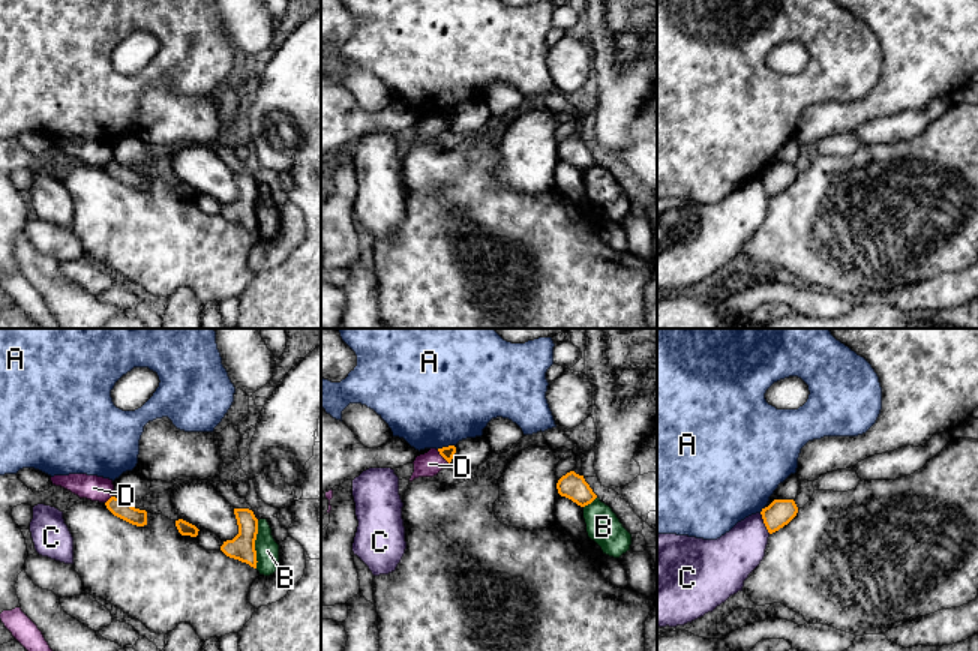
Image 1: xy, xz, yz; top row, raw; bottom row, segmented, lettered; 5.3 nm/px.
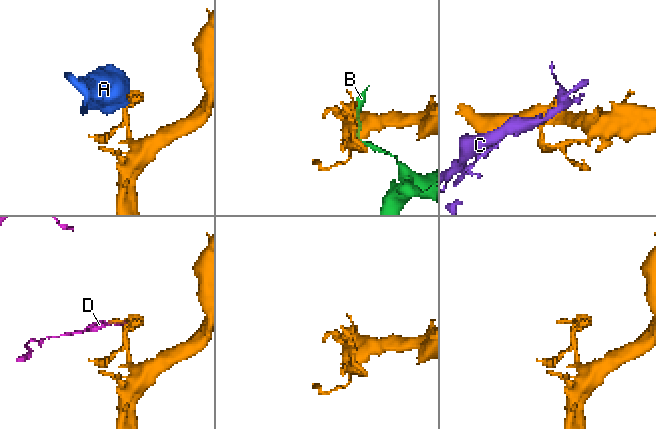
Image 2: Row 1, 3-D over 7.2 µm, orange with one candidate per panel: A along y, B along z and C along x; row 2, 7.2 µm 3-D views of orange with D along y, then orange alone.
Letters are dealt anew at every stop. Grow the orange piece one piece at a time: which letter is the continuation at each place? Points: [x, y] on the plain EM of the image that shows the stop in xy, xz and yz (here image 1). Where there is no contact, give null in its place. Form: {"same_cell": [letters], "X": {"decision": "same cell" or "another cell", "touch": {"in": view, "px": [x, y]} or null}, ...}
{"same_cell": [], "A": {"decision": "another cell", "touch": {"in": "xz", "px": [444, 111]}}, "B": {"decision": "another cell", "touch": {"in": "xy", "px": [254, 209]}}, "C": {"decision": "another cell", "touch": {"in": "yz", "px": [764, 186]}}, "D": {"decision": "another cell", "touch": {"in": "xz", "px": [443, 120]}}}

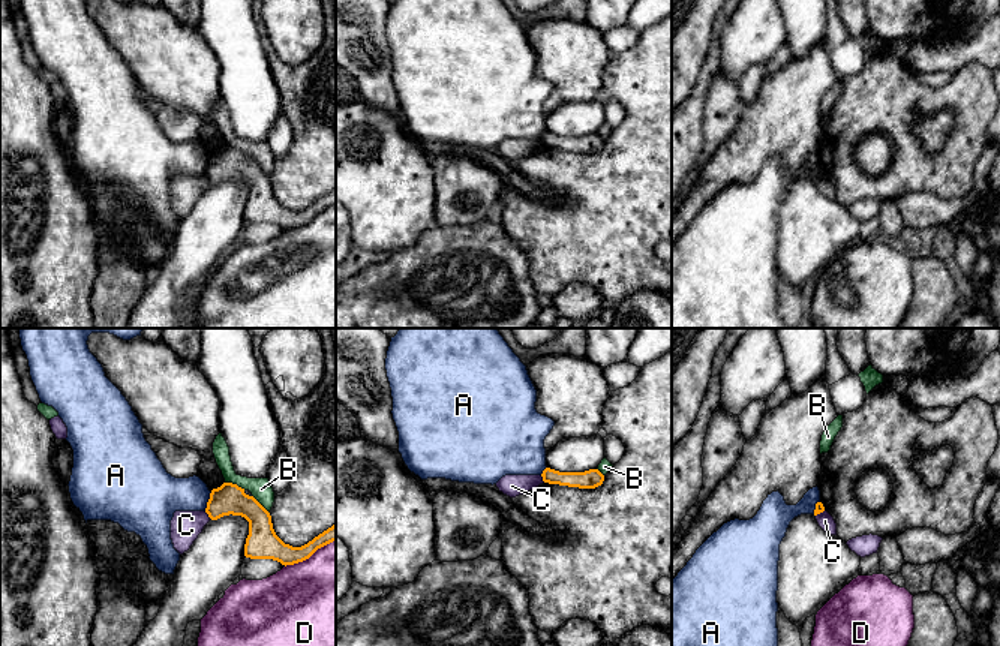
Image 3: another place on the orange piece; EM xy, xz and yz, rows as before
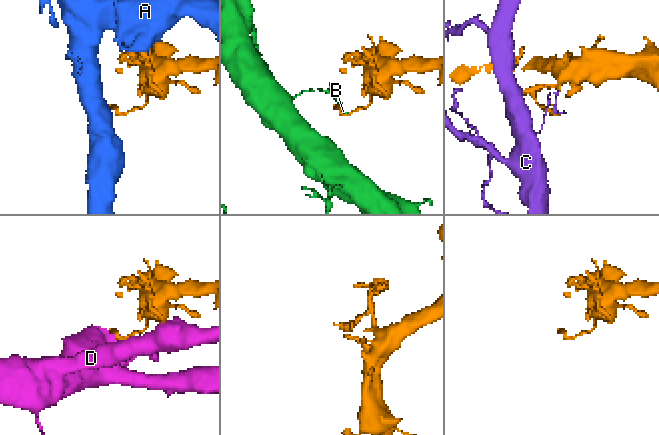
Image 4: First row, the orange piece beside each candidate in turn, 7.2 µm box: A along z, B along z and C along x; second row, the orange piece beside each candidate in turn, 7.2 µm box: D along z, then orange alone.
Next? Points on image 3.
{"same_cell": [], "A": {"decision": "another cell", "touch": {"in": "xy", "px": [209, 165]}}, "B": {"decision": "another cell", "touch": {"in": "xy", "px": [236, 149]}}, "C": {"decision": "another cell", "touch": {"in": "xy", "px": [207, 177]}}, "D": {"decision": "another cell", "touch": {"in": "xy", "px": [309, 221]}}}

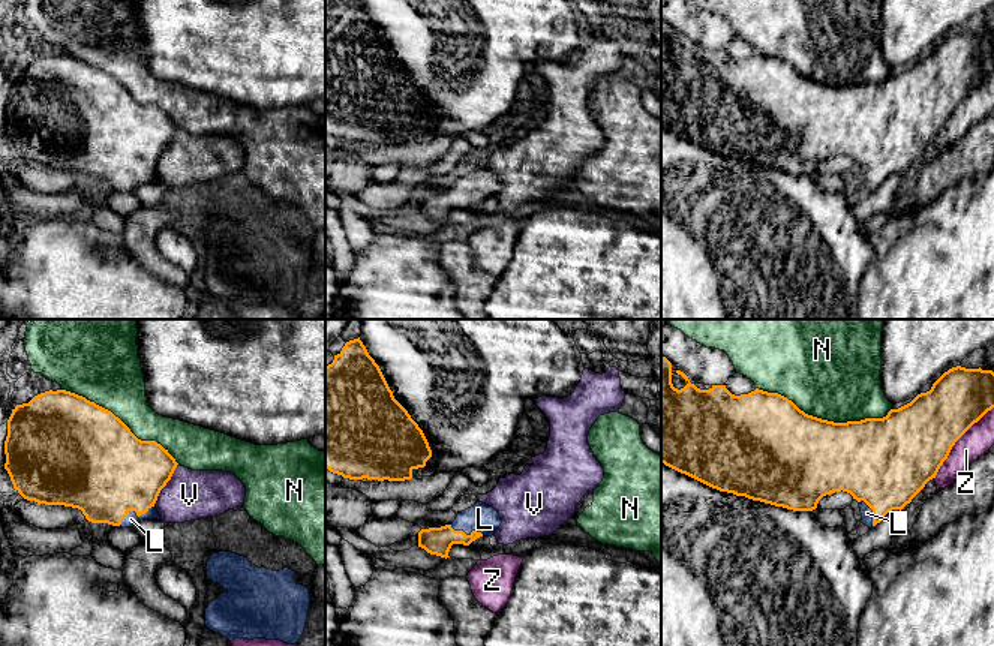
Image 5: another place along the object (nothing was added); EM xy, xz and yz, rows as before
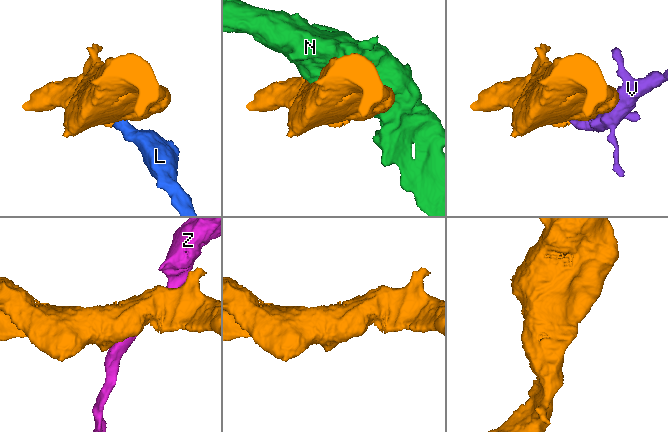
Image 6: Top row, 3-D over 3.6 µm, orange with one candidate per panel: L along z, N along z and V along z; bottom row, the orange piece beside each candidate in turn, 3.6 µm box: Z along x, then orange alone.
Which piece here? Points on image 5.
{"same_cell": ["L"], "L": {"decision": "same cell", "touch": {"in": "xy", "px": [134, 174]}}, "N": {"decision": "another cell", "touch": {"in": "yz", "px": [823, 84]}}, "V": {"decision": "another cell", "touch": {"in": "xy", "px": [165, 149]}}, "Z": {"decision": "another cell", "touch": {"in": "yz", "px": [955, 105]}}}

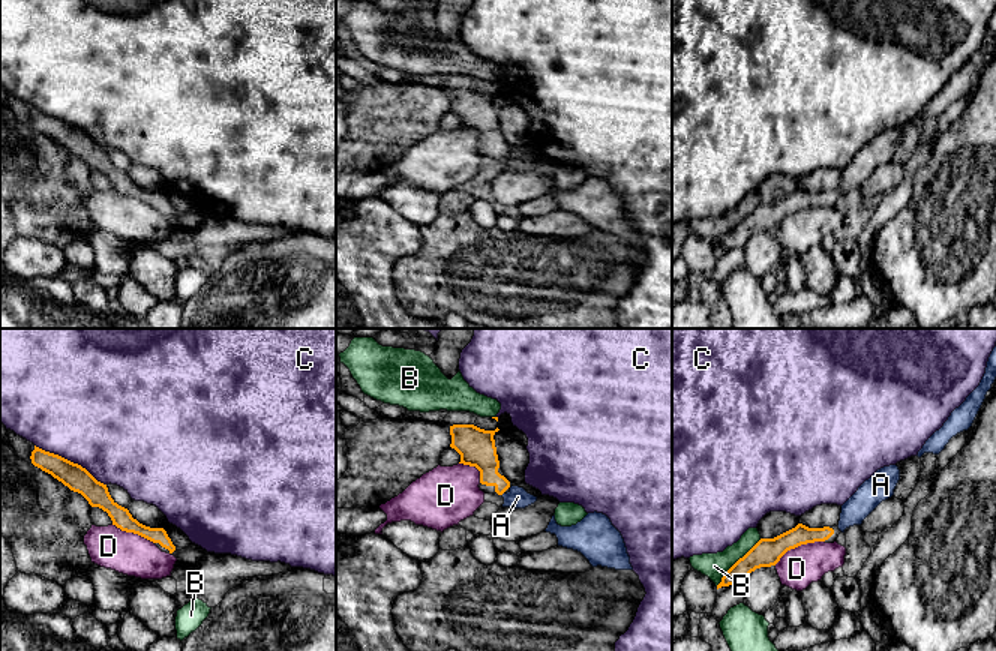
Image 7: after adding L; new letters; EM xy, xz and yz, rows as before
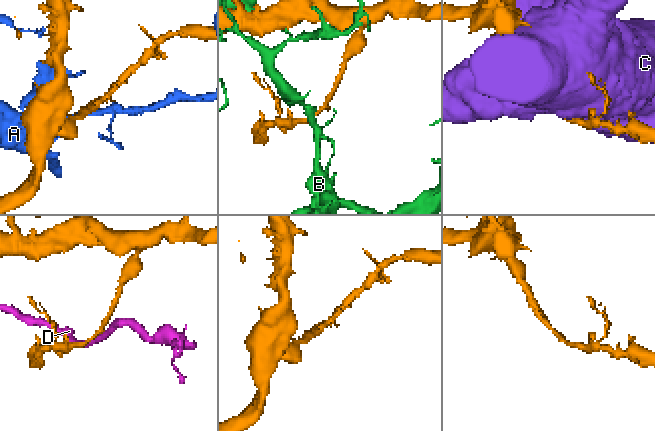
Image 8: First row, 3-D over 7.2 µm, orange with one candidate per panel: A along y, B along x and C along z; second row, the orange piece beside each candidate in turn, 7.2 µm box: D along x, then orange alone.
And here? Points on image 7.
{"same_cell": [], "A": {"decision": "another cell", "touch": {"in": "xz", "px": [503, 156]}}, "B": {"decision": "another cell", "touch": {"in": "yz", "px": [737, 225]}}, "C": {"decision": "another cell", "touch": {"in": "xy", "px": [69, 125]}}, "D": {"decision": "another cell", "touch": {"in": "yz", "px": [798, 209]}}}

